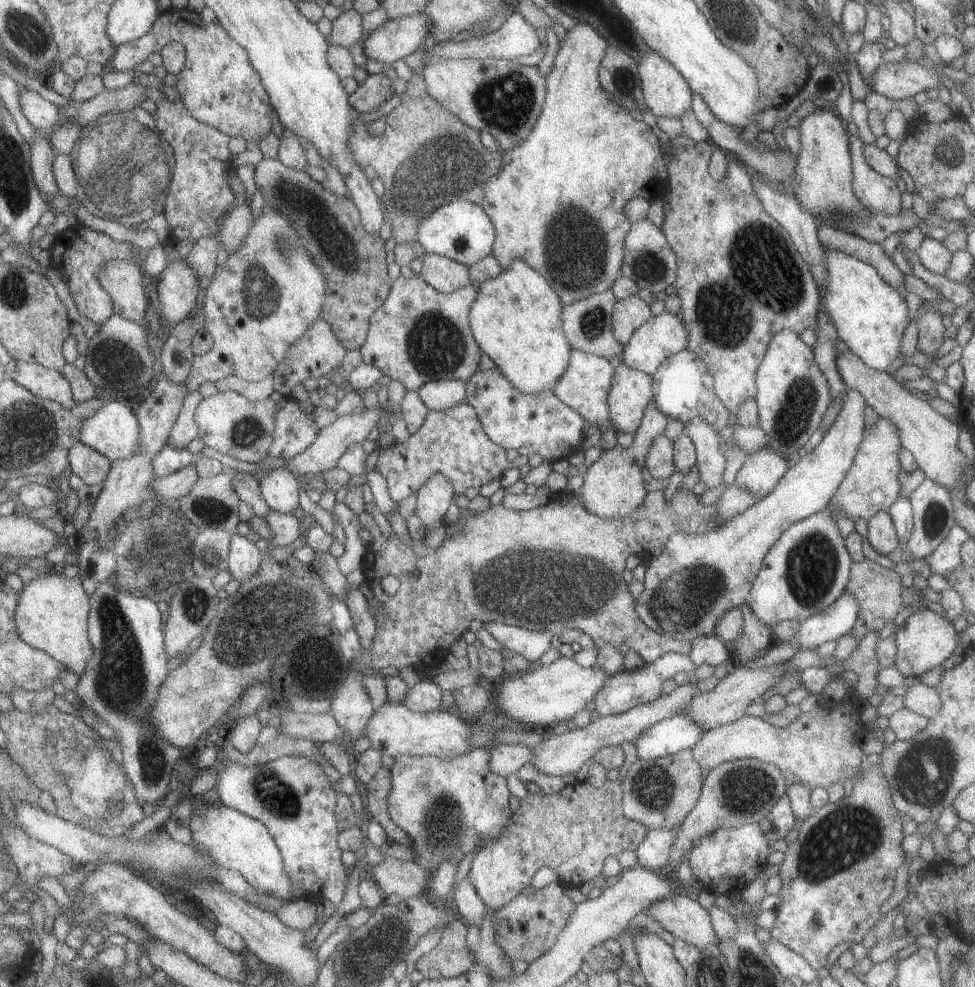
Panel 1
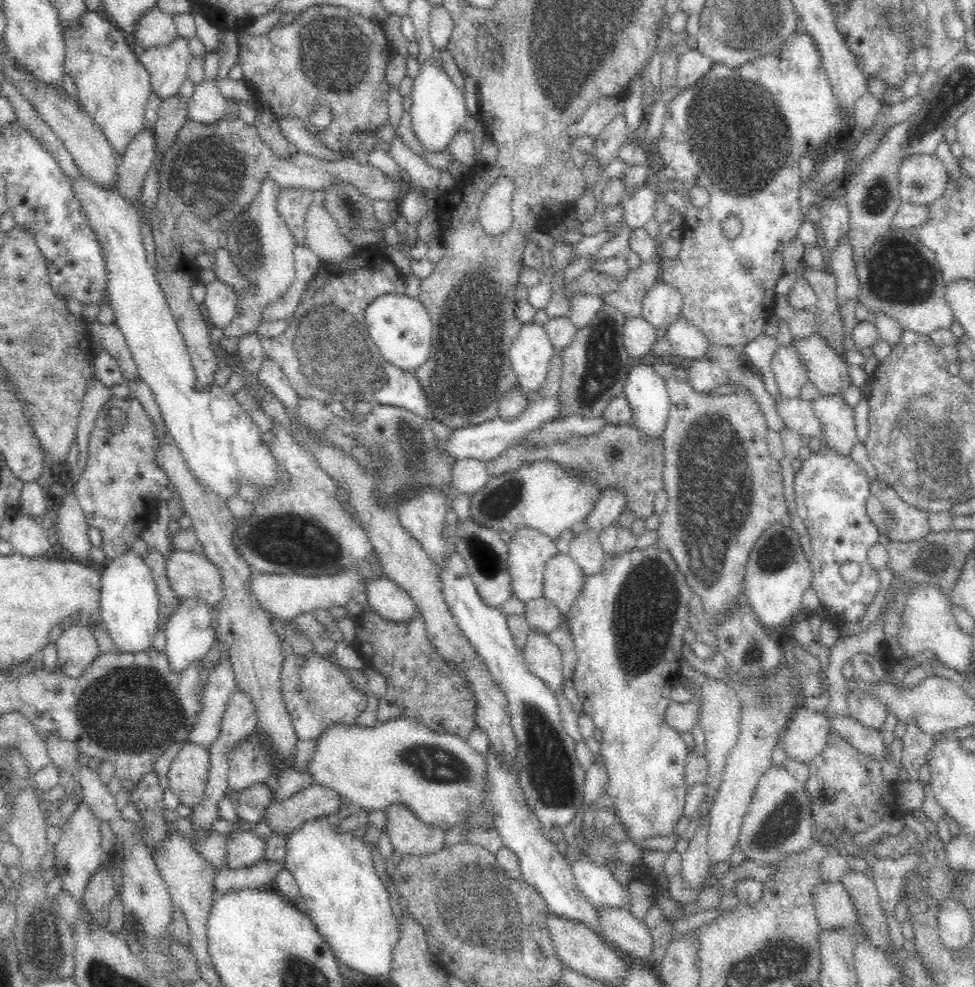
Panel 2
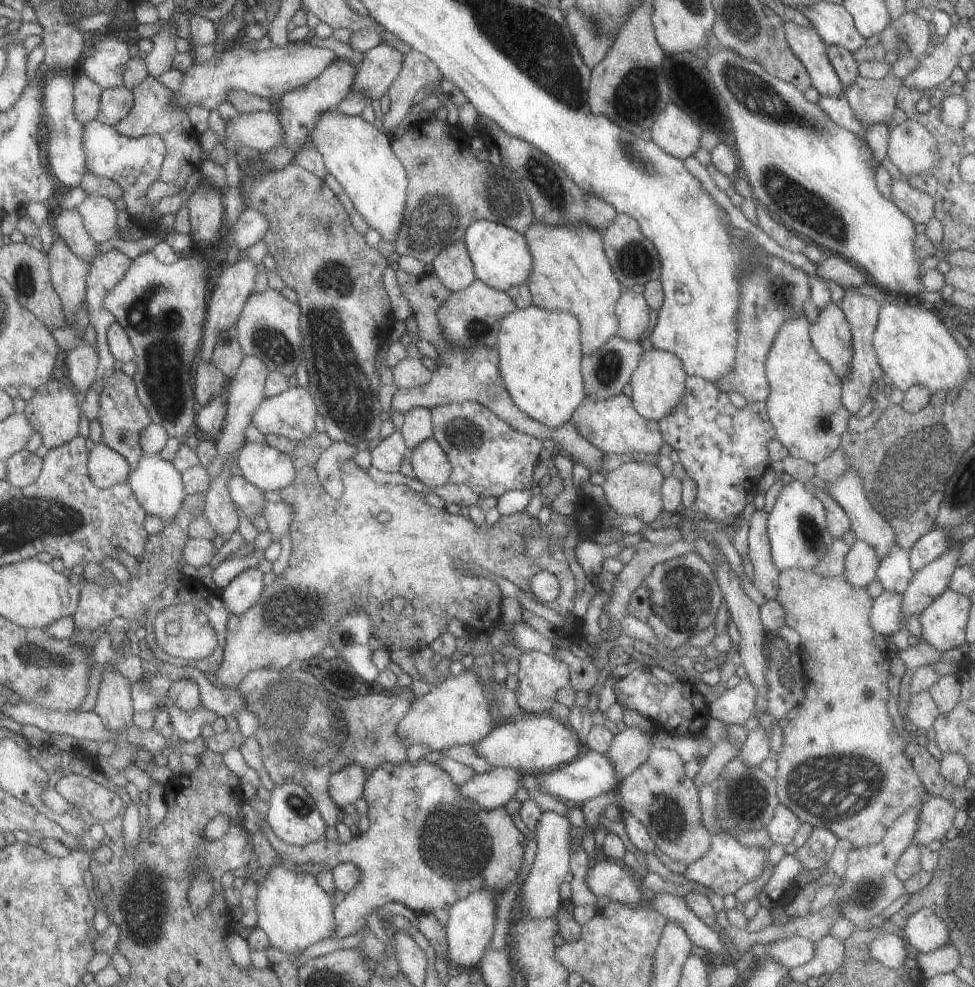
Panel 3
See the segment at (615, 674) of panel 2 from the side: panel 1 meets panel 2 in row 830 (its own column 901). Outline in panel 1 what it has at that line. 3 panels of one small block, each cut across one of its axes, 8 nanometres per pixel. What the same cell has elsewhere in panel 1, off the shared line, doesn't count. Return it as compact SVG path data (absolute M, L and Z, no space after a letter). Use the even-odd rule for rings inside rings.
M923 608L912 613L893 633L894 654L893 666L904 677L920 676L926 670L941 665L958 646L958 632L943 616Z

